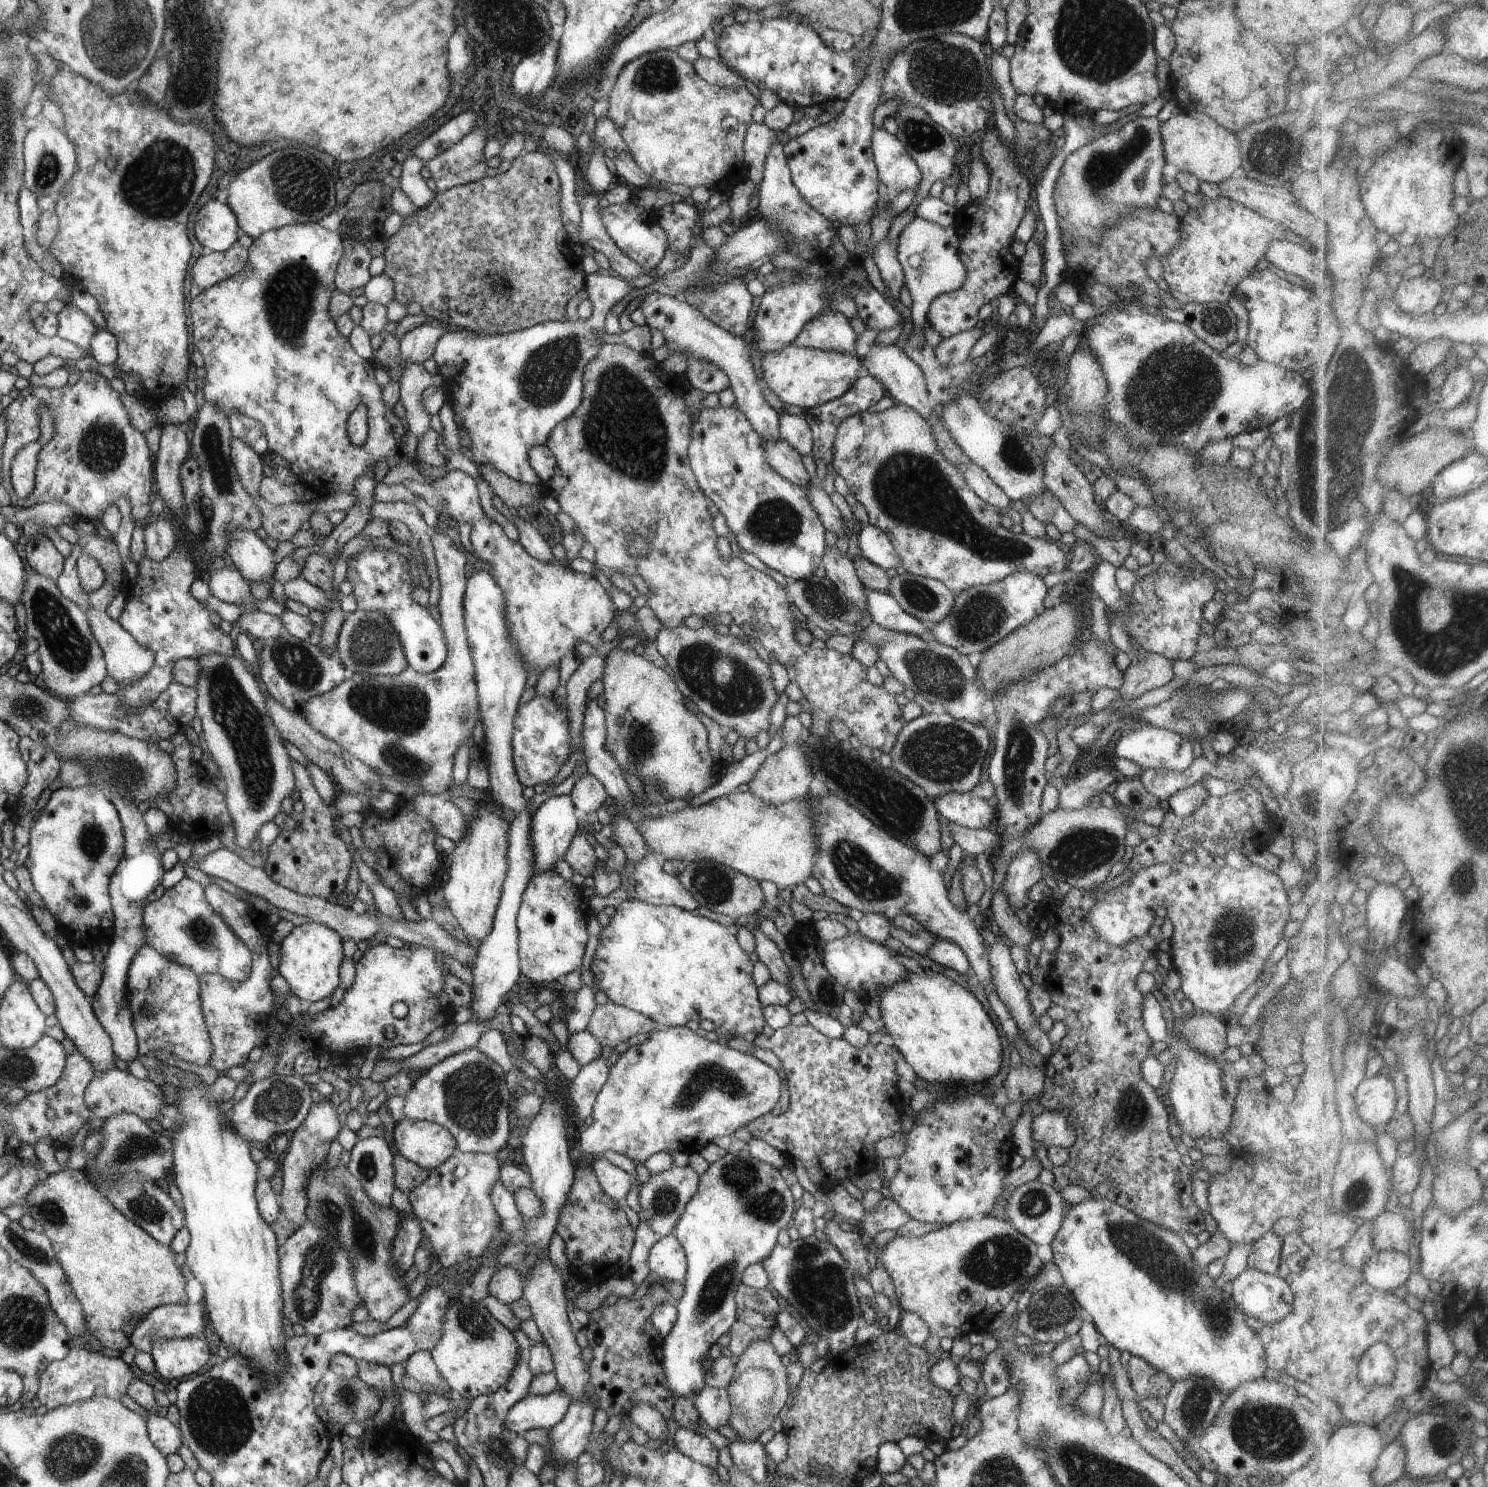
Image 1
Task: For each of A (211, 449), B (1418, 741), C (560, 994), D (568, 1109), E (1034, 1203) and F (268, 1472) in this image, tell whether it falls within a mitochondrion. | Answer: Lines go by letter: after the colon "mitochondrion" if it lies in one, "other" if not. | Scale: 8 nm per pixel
A: mitochondrion
B: other
C: other
D: other
E: mitochondrion
F: other

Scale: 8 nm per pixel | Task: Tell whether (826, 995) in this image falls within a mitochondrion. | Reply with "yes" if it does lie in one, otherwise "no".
yes

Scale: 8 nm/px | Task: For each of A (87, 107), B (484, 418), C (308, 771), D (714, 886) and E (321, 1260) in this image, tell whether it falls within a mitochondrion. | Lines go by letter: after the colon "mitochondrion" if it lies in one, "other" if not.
A: other
B: other
C: other
D: mitochondrion
E: mitochondrion

